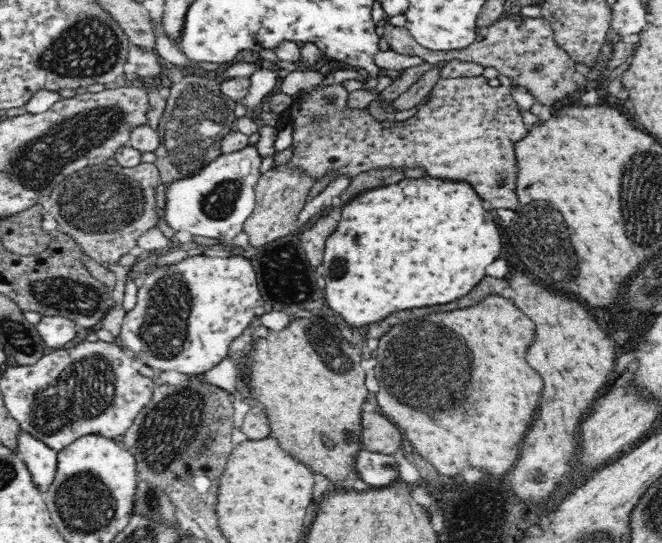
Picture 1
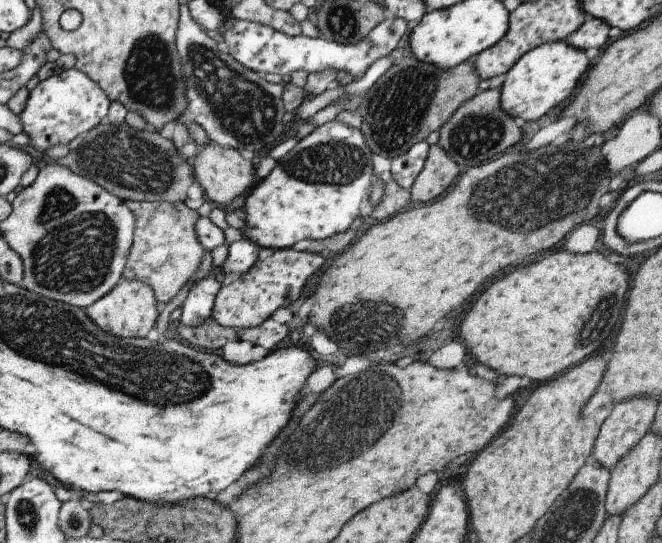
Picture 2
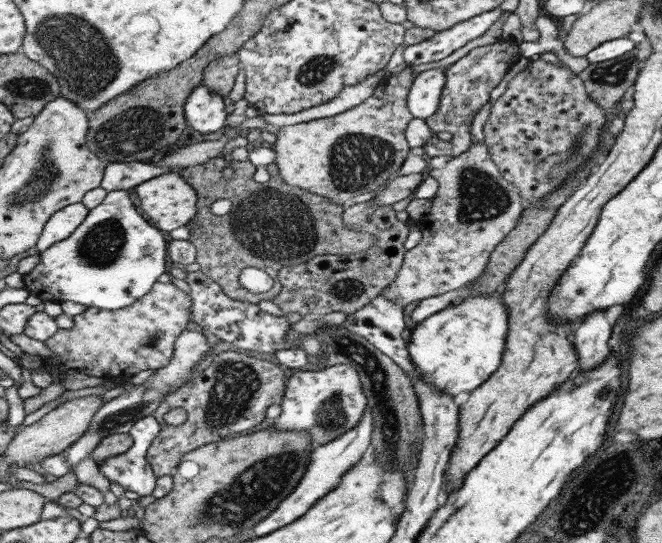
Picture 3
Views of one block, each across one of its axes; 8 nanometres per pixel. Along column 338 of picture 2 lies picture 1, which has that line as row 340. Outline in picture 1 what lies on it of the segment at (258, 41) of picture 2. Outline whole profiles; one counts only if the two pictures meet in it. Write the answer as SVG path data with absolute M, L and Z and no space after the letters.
M42 316L35 327L47 347L62 349L68 342L81 338L77 324L66 317Z

